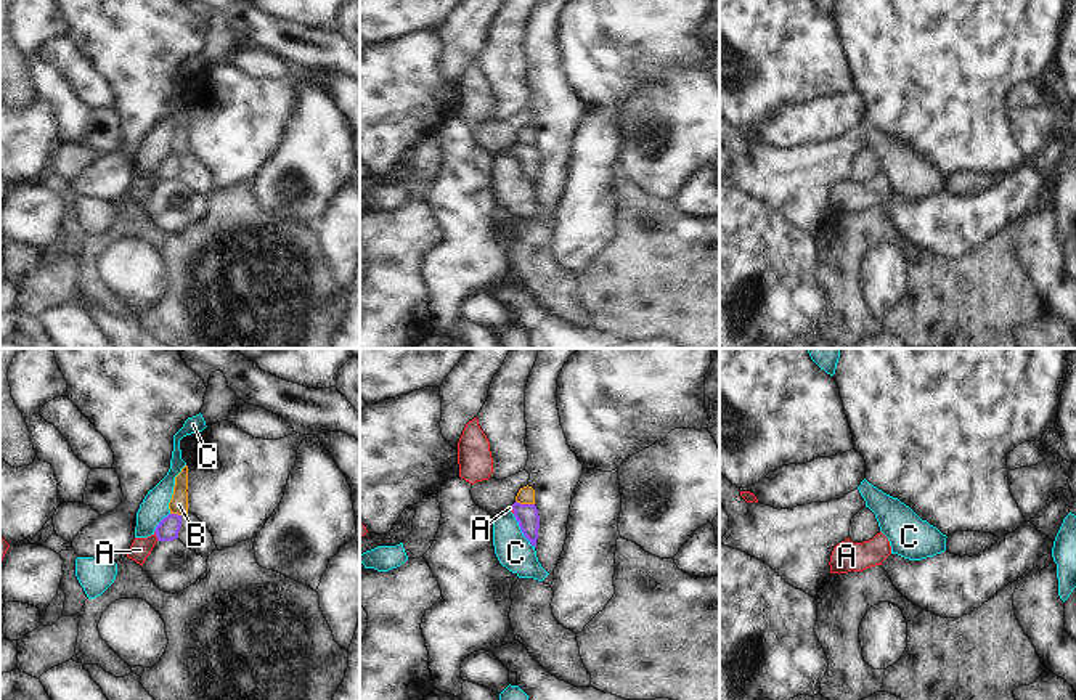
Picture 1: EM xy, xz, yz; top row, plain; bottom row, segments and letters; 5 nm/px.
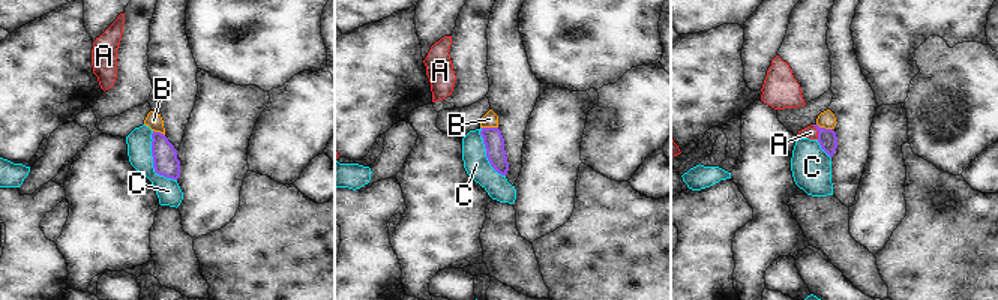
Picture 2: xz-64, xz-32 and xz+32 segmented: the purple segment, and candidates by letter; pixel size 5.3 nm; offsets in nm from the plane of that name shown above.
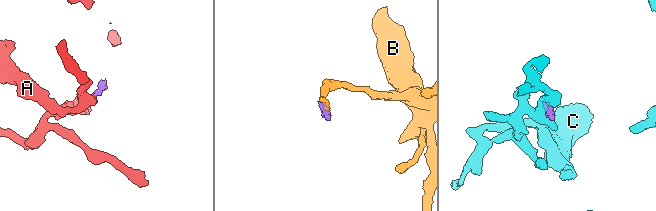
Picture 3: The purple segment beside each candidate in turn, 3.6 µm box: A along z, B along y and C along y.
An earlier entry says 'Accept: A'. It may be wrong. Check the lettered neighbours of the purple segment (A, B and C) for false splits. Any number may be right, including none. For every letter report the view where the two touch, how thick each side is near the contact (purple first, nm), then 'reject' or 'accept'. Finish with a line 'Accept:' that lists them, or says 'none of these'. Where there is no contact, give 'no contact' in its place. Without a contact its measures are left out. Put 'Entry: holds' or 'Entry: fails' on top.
Entry: holds
A: contact in xy; calibres 110 and 100 nm; accept
B: contact in xz; calibres 110 and 90 nm; reject
C: contact in xz; calibres 110 and 180 nm; reject
Accept: A

